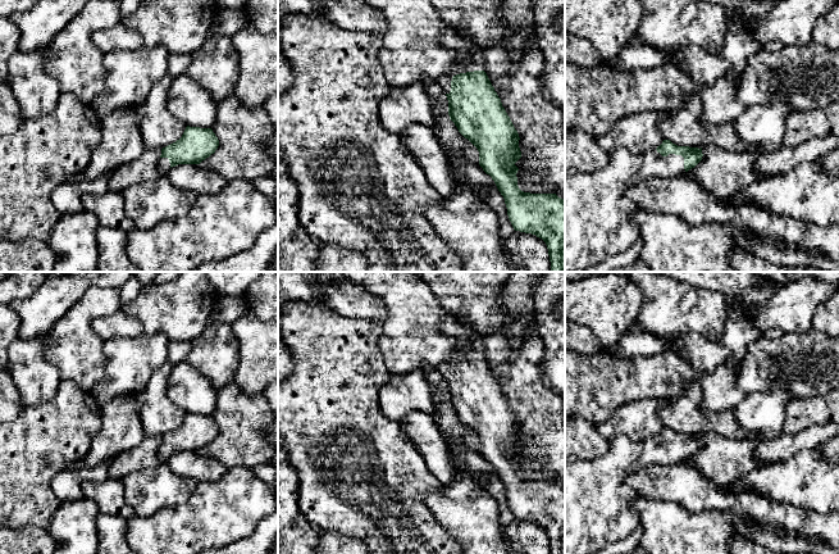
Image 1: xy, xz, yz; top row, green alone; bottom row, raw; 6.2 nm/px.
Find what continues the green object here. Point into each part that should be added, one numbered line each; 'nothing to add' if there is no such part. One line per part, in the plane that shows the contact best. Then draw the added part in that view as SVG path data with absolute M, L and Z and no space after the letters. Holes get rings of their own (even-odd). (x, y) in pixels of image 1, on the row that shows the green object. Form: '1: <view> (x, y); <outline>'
1: xz (474, 60); M455 31L442 32L438 40L443 47L460 53L465 59L462 63L459 63L450 73L438 78L437 82L443 88L444 94L450 94L453 76L466 72L484 71L484 58L482 49L475 46L473 42L464 38Z

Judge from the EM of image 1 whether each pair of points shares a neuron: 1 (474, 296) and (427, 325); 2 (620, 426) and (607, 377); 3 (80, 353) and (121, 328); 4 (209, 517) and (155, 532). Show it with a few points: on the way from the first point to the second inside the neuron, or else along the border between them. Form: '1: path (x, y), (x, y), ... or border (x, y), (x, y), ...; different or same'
1: border (431, 289), (434, 298), (459, 319); different
2: border (644, 399), (621, 404), (597, 426); different
3: border (115, 312), (92, 322), (103, 341); different
4: path (196, 526), (182, 532), (168, 532); same

